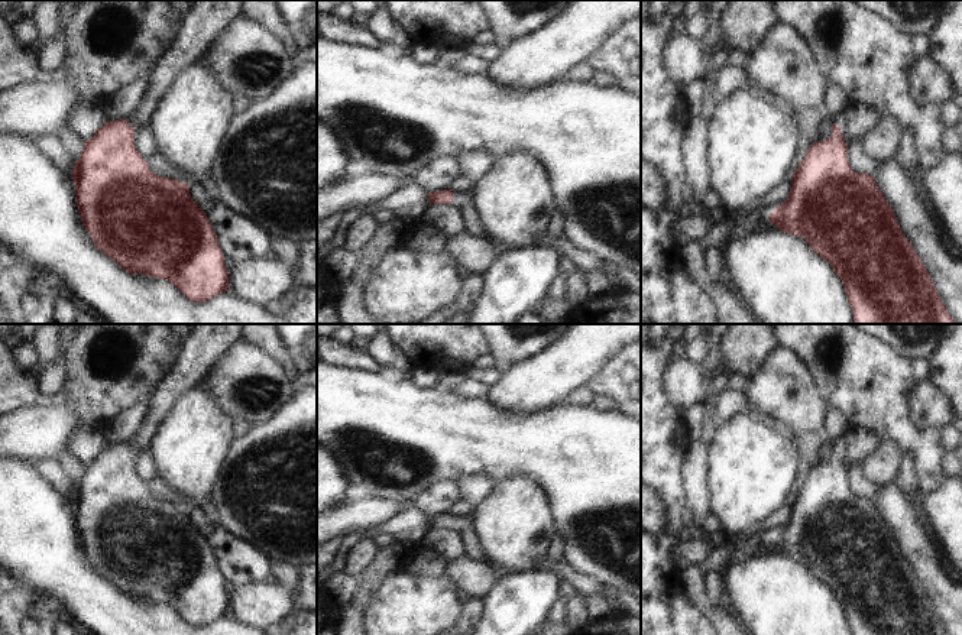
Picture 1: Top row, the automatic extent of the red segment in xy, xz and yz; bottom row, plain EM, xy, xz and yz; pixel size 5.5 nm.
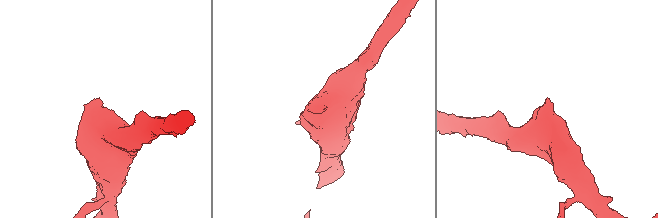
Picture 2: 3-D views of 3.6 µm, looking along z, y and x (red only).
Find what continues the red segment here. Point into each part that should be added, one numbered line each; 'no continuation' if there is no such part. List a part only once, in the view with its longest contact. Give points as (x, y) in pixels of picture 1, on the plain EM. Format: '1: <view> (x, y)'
1: yz (839, 443)

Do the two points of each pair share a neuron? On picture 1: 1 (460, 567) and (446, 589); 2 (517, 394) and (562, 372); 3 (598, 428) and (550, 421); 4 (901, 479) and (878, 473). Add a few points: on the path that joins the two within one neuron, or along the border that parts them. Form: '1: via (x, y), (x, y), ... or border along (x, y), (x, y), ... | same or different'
1: border along (444, 572), (459, 587) | different
2: via (528, 386), (550, 376) | same
3: via (586, 428), (562, 428) | same
4: border along (903, 453), (893, 482) | different

